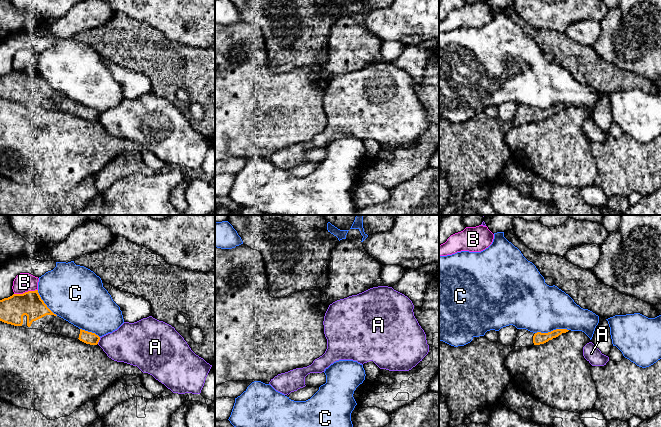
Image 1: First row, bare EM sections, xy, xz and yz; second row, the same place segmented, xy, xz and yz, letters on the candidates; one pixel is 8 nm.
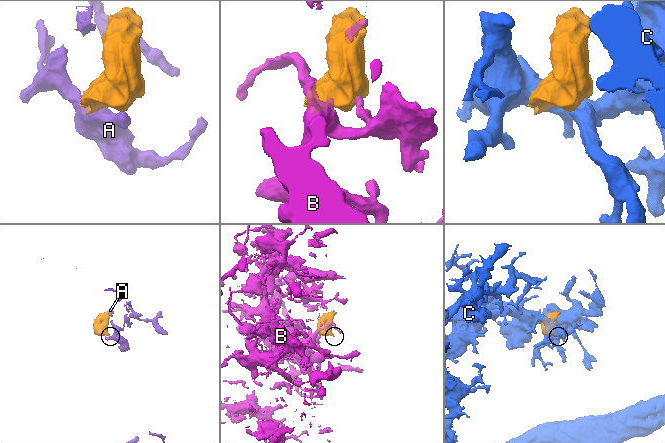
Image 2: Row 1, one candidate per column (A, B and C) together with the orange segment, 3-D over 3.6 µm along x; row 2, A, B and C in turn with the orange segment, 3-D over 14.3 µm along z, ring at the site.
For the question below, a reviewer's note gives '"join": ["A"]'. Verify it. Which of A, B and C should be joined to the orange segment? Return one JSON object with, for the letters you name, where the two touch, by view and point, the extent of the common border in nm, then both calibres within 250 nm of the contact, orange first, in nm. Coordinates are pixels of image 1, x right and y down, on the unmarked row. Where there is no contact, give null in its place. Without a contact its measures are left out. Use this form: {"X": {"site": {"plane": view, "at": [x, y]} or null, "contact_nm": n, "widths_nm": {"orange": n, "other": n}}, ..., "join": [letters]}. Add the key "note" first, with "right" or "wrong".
{"note": "wrong", "join": []}

